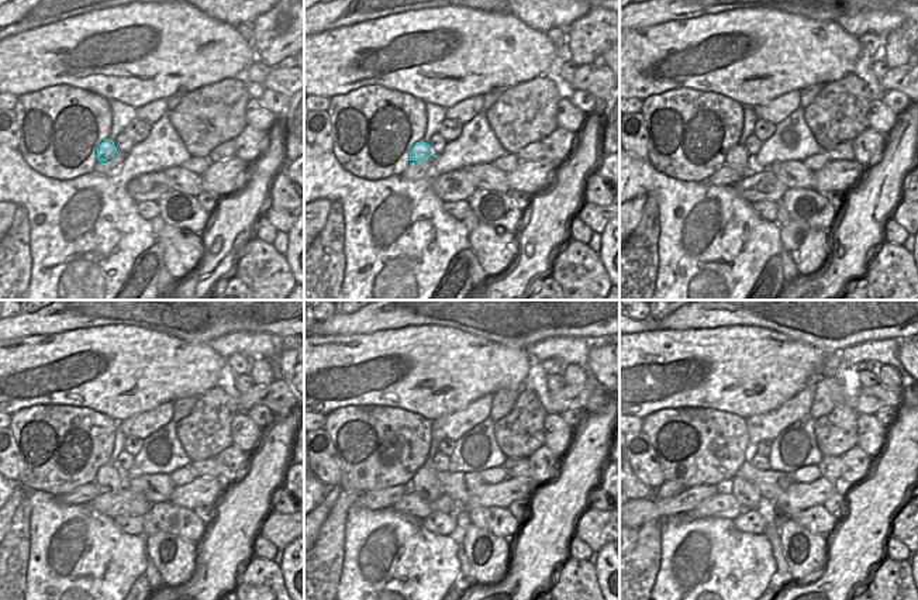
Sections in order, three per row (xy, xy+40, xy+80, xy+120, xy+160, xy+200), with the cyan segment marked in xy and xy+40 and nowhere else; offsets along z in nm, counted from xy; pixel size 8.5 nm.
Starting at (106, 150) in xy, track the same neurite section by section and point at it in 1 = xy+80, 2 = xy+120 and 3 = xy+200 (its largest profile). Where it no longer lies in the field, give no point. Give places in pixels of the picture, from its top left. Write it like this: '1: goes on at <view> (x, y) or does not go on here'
1: goes on at xy+80 (738, 158)
2: goes on at xy+120 (109, 478)
3: goes on at xy+200 (748, 496)

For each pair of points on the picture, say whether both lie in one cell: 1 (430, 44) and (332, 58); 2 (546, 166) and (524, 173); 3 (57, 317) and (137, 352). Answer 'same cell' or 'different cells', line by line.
1: same cell
2: same cell
3: different cells

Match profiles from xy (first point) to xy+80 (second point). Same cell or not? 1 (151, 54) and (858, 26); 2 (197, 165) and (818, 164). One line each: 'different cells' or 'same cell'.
1: different cells
2: same cell

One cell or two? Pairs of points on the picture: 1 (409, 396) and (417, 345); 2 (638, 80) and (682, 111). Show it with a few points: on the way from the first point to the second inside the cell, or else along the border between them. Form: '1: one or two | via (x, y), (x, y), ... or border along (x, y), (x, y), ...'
1: one | via (409, 383), (410, 373), (417, 366), (417, 358)
2: two | border along (689, 86), (676, 86), (649, 95), (642, 100)

